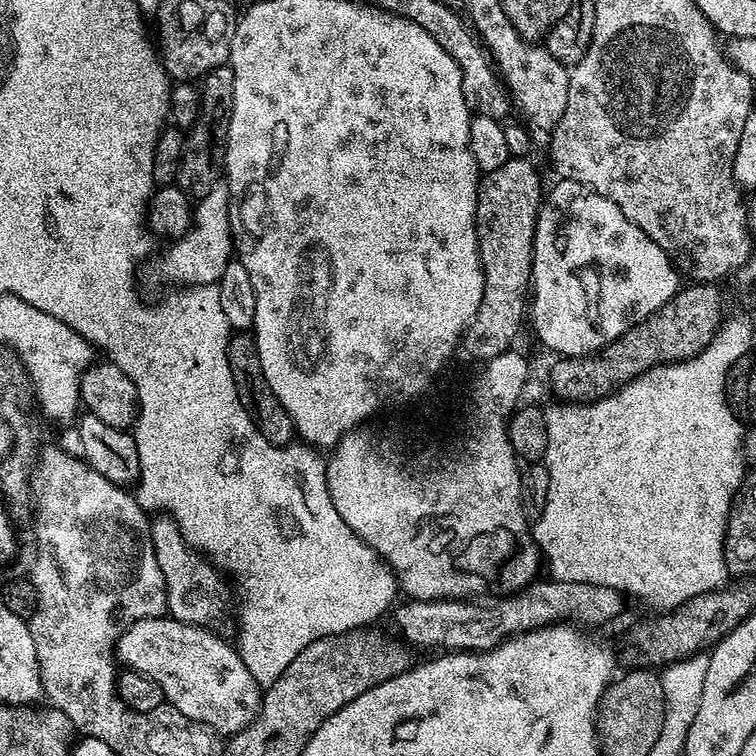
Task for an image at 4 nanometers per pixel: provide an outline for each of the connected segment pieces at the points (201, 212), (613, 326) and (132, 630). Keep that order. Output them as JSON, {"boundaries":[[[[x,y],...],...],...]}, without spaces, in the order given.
{"boundaries":[[[[218,182],[205,196],[199,197],[194,204],[195,211],[198,213],[193,215],[192,224],[188,228],[186,235],[173,239],[172,244],[164,253],[153,255],[147,261],[148,276],[156,284],[168,284],[171,280],[184,280],[185,285],[194,284],[210,284],[215,285],[220,278],[220,269],[225,268],[228,261],[234,256],[234,201],[228,195],[228,185],[224,182]]],[[[557,179],[555,183],[556,185],[549,192],[547,189],[536,213],[536,233],[534,234],[534,246],[532,247],[530,320],[532,316],[532,328],[536,331],[537,338],[550,351],[556,352],[552,354],[586,356],[599,352],[607,344],[614,342],[622,334],[626,334],[626,330],[630,330],[635,324],[650,318],[650,314],[654,314],[663,304],[670,302],[670,298],[674,298],[682,287],[682,276],[681,273],[676,271],[676,265],[664,253],[662,246],[658,246],[658,242],[650,239],[645,232],[638,230],[638,226],[634,226],[634,222],[630,222],[630,218],[626,218],[626,214],[622,214],[622,210],[618,210],[618,206],[614,206],[614,202],[610,202],[610,198],[602,198],[602,194],[598,194],[573,180]]],[[[167,615],[151,616],[145,620],[136,620],[126,628],[114,645],[114,652],[125,669],[141,672],[153,680],[162,690],[165,701],[180,716],[198,720],[216,734],[241,732],[260,711],[262,688],[250,674],[243,655],[237,649],[235,652],[222,637],[212,632],[215,631],[211,627],[187,624]]]]}

